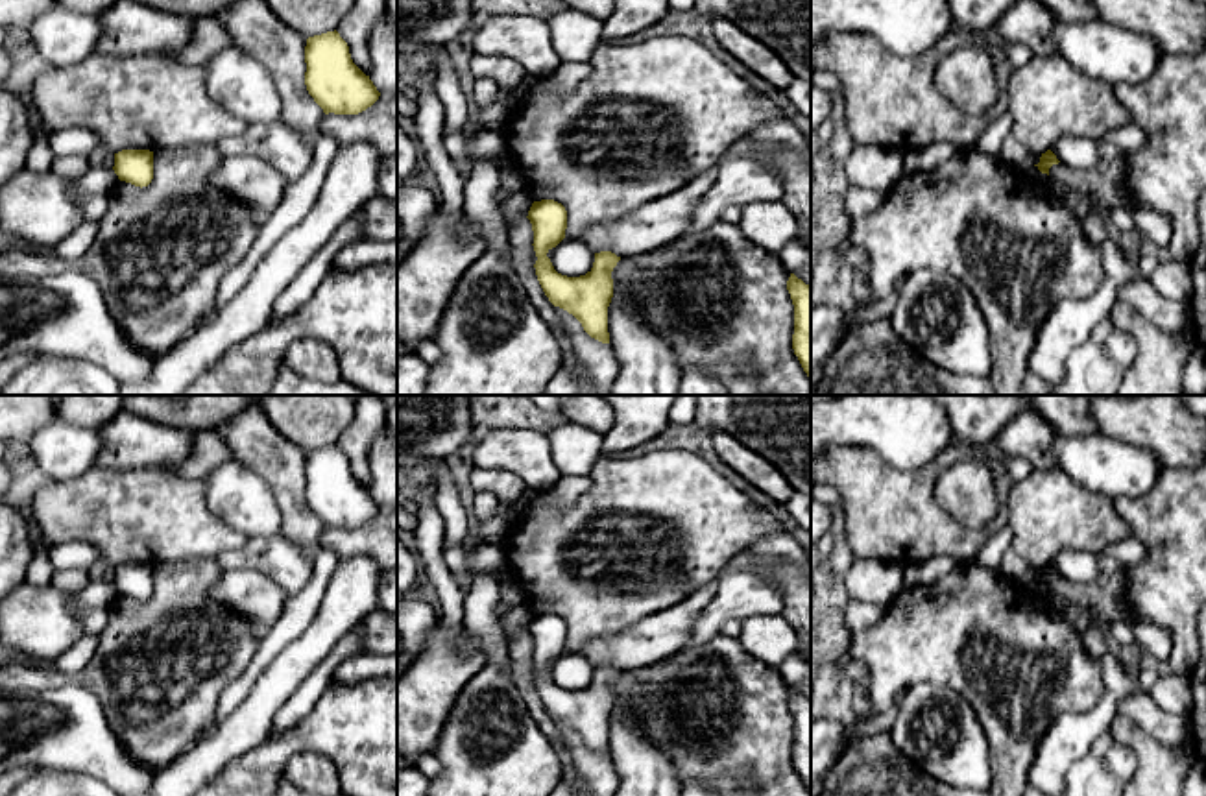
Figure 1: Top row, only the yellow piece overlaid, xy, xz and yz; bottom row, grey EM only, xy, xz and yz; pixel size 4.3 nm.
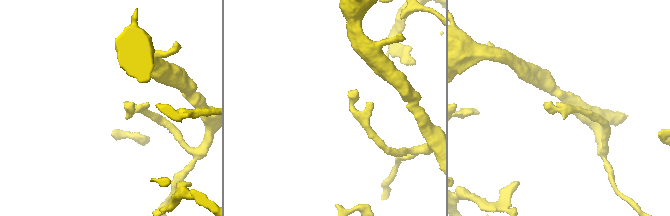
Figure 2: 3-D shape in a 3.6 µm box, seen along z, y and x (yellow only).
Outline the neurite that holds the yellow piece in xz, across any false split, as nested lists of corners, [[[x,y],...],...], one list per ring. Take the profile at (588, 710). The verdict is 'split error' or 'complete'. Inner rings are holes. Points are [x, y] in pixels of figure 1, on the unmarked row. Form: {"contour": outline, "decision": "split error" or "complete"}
{"contour": [[[554,613],[534,615],[528,630],[534,645],[536,689],[554,720],[573,728],[584,744],[609,757],[608,720],[613,711],[611,685],[621,674],[611,665],[595,667],[593,681],[580,691],[567,691],[554,683],[547,667],[565,652],[567,624]]], "decision": "complete"}

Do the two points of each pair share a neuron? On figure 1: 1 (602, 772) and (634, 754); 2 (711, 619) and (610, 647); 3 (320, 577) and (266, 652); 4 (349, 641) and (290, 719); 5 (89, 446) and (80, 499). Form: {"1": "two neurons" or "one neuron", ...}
{"1": "two neurons", "2": "two neurons", "3": "one neuron", "4": "one neuron", "5": "two neurons"}

